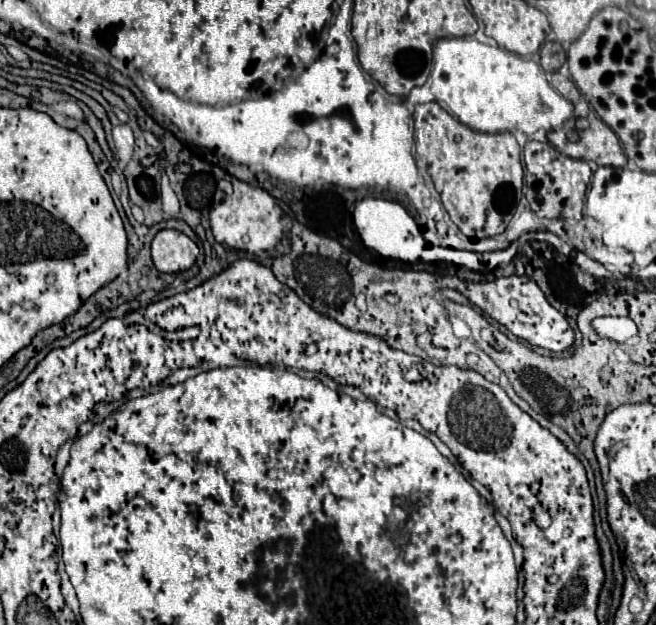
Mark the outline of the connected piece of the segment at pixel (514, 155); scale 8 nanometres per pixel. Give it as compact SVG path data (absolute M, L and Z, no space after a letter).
M436 101L416 105L414 111L414 133L418 155L426 161L426 169L434 181L436 191L442 197L442 203L450 215L450 219L458 225L458 229L466 237L494 237L506 231L516 205L522 197L522 163L520 163L520 147L512 133L478 133L456 121L450 113L446 113Z

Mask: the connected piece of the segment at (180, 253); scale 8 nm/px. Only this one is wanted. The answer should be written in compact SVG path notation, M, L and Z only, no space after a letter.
M164 229L152 241L152 259L162 273L180 273L190 269L200 255L198 245L180 231Z

